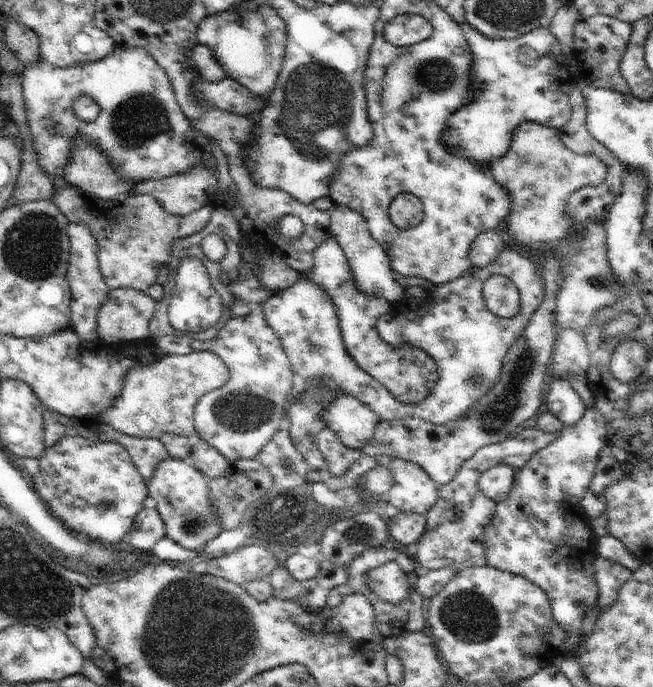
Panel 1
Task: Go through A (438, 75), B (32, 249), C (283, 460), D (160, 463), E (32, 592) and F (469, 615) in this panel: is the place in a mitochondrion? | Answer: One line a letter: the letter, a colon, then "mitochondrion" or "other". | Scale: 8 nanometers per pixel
A: mitochondrion
B: mitochondrion
C: mitochondrion
D: other
E: mitochondrion
F: mitochondrion

